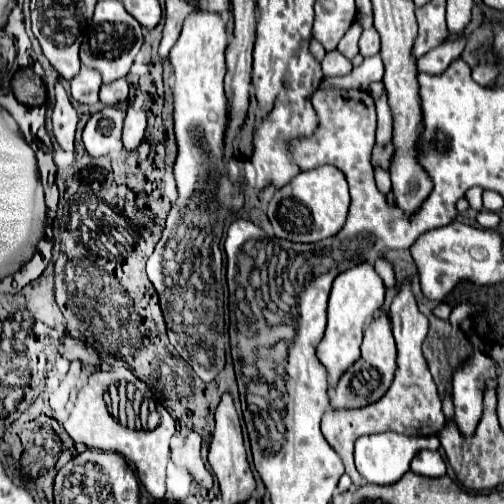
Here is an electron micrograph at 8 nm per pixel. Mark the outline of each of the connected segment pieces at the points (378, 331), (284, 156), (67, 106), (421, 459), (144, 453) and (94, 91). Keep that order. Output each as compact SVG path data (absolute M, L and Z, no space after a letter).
M382 314L380 318L374 318L366 326L364 342L362 342L362 356L340 378L332 396L332 406L334 408L362 408L366 404L378 402L378 398L382 398L384 392L390 388L394 372L396 372L396 342L392 336L388 314Z
M278 98L274 110L266 120L256 122L256 132L254 132L254 156L252 164L256 168L256 184L258 188L266 188L268 184L274 184L276 188L288 184L300 170L296 164L292 164L290 154L288 154L288 140L292 136L308 136L316 130L318 118L316 112L310 104L310 100L284 100Z
M56 84L56 106L52 114L52 132L62 148L74 148L76 124L78 124L78 114L72 108L70 98L64 92L62 84Z
M422 450L410 462L410 470L414 474L420 474L420 476L438 478L438 476L446 474L446 464L444 464L444 460L442 460L438 450Z
M110 372L92 374L88 384L78 392L78 400L76 400L74 410L70 412L68 420L64 422L64 428L74 442L86 444L88 448L110 450L110 452L122 454L126 460L130 460L136 466L138 478L144 484L144 488L148 490L148 494L152 494L154 498L164 498L166 464L170 460L170 438L174 434L176 422L172 420L168 411L158 403L156 410L160 414L160 424L156 430L130 430L126 426L120 426L118 420L108 412L108 406L104 402L104 392L108 390L108 386L112 382L114 382L114 376Z
M82 68L78 76L72 78L72 98L84 104L96 104L98 102L98 92L102 86L102 78L98 72L90 68Z

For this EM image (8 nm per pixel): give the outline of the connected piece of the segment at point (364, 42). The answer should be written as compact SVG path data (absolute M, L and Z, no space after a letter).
M368 28L362 32L360 36L360 54L366 58L366 56L374 56L380 52L380 36L376 32L376 28Z

